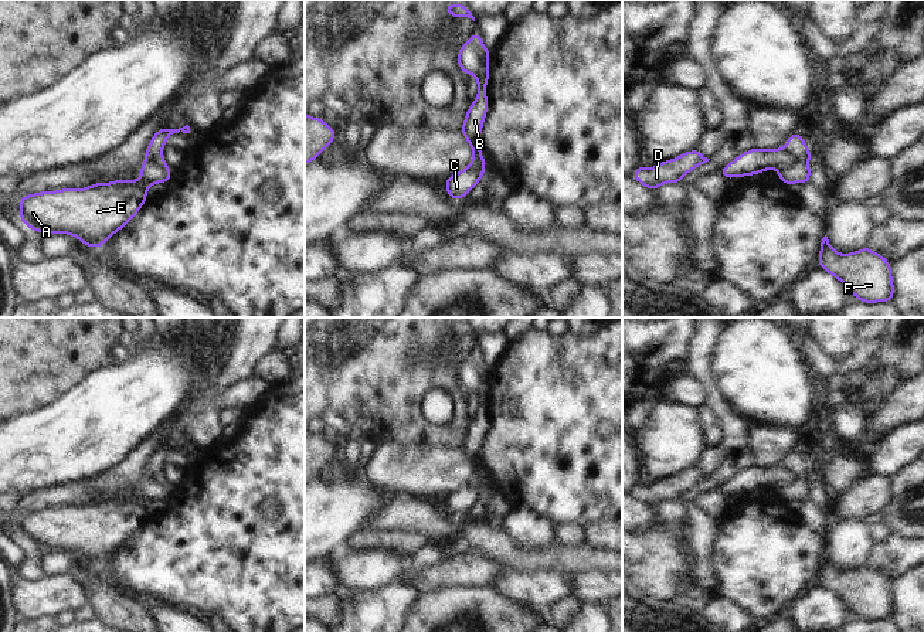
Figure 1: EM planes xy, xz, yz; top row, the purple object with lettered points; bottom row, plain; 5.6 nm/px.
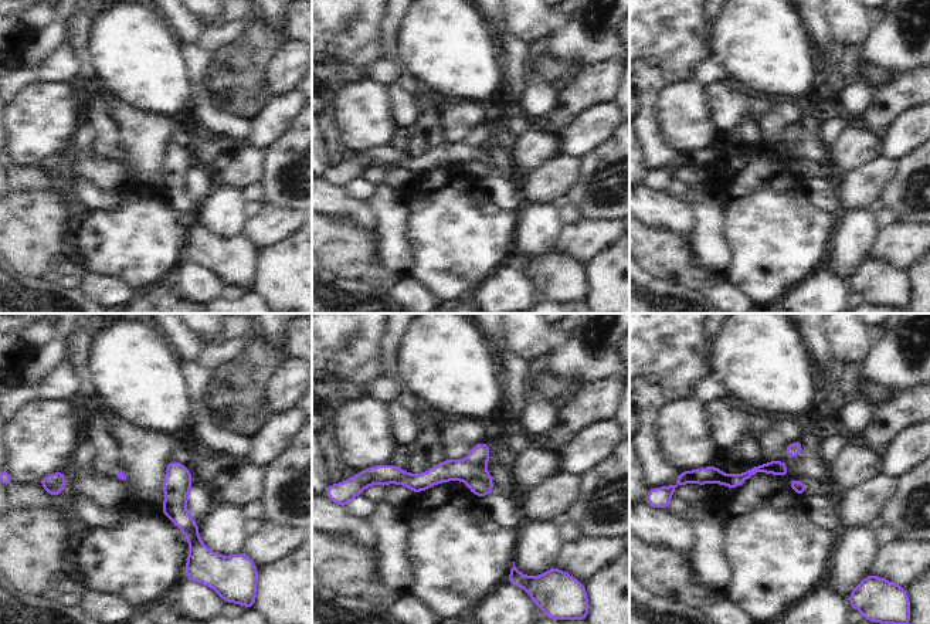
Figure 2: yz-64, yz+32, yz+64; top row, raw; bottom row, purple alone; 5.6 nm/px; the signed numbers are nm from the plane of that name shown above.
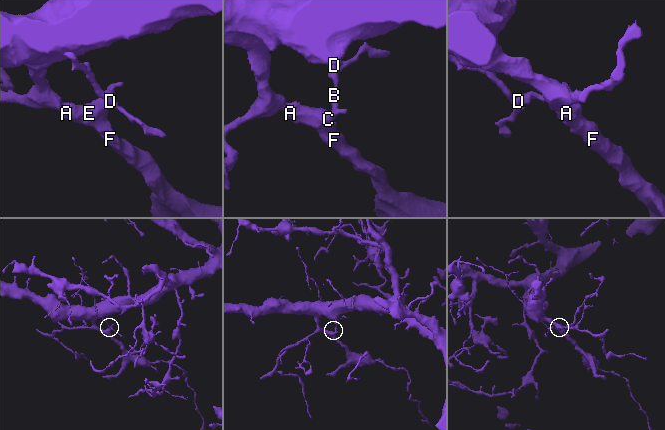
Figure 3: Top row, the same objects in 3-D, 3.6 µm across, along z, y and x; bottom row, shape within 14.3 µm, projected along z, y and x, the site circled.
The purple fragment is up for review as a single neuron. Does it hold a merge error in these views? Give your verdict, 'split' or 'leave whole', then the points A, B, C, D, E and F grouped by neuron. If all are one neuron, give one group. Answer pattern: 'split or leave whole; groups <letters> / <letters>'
split; groups A C E F / B D

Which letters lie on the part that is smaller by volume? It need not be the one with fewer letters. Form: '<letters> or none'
B, D

